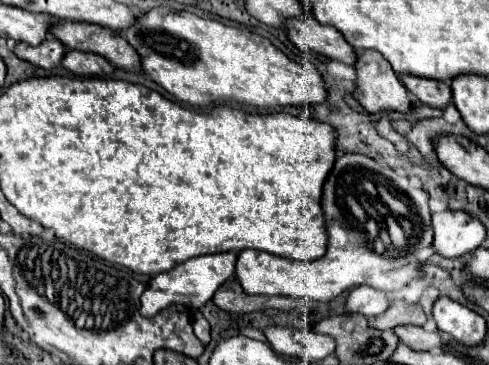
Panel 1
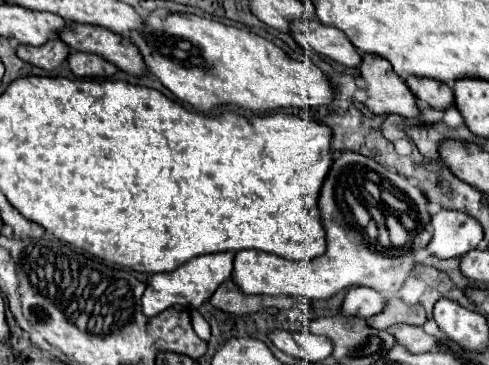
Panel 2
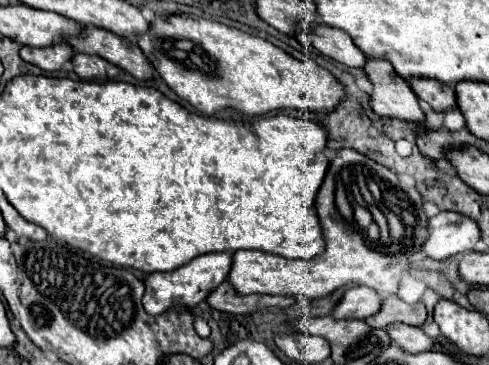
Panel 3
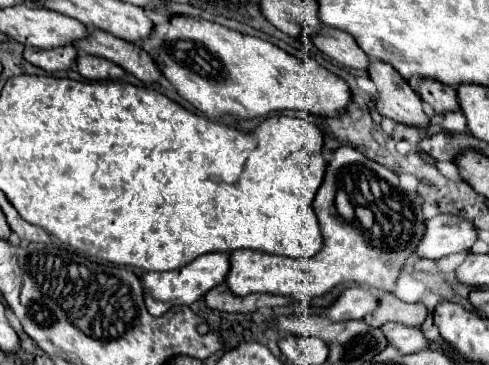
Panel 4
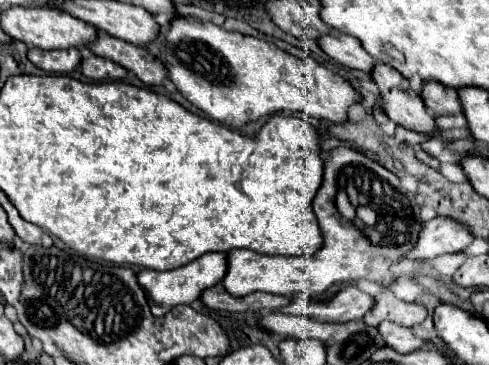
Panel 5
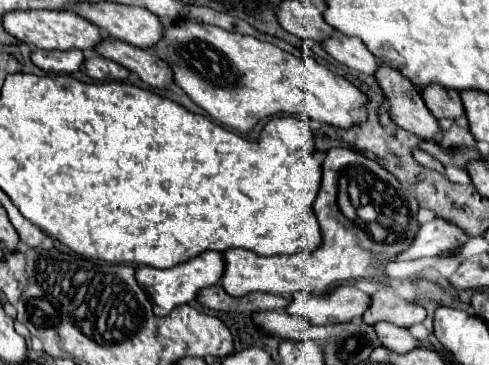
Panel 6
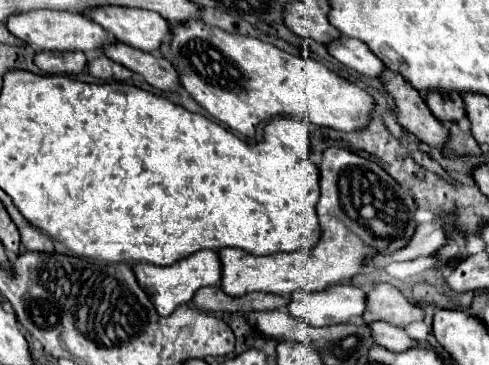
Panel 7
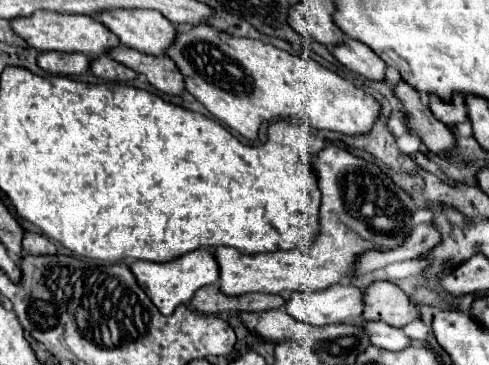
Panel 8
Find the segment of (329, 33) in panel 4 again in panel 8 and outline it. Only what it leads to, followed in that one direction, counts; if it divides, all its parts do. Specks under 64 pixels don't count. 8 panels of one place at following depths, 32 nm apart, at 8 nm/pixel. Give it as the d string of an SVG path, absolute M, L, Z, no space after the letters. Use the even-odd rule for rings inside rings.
M348 38L344 44L340 44L340 48L334 48L332 54L348 70L352 70L372 82L384 82L386 64L366 44L360 44L358 40Z

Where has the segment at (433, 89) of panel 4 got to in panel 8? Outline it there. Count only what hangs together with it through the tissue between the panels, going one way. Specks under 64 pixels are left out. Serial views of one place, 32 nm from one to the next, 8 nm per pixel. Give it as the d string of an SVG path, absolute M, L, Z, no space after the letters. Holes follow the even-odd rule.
M432 96L430 110L440 122L444 122L450 128L456 128L458 124L468 120L464 96L452 96L452 104L444 104L442 100L436 100L436 96Z

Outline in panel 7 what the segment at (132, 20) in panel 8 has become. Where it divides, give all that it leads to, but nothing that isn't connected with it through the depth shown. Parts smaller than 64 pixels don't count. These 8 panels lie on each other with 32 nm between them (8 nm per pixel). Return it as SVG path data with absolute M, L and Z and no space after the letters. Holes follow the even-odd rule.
M102 6L86 12L86 16L114 34L118 42L142 52L160 52L162 44L172 38L170 24L152 10Z

